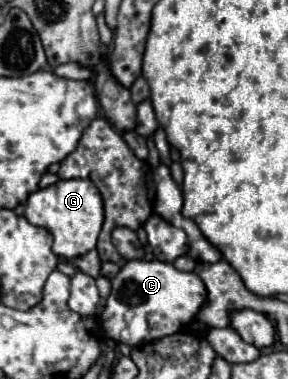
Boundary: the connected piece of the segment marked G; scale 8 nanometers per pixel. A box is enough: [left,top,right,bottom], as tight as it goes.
[25,178,103,258]

